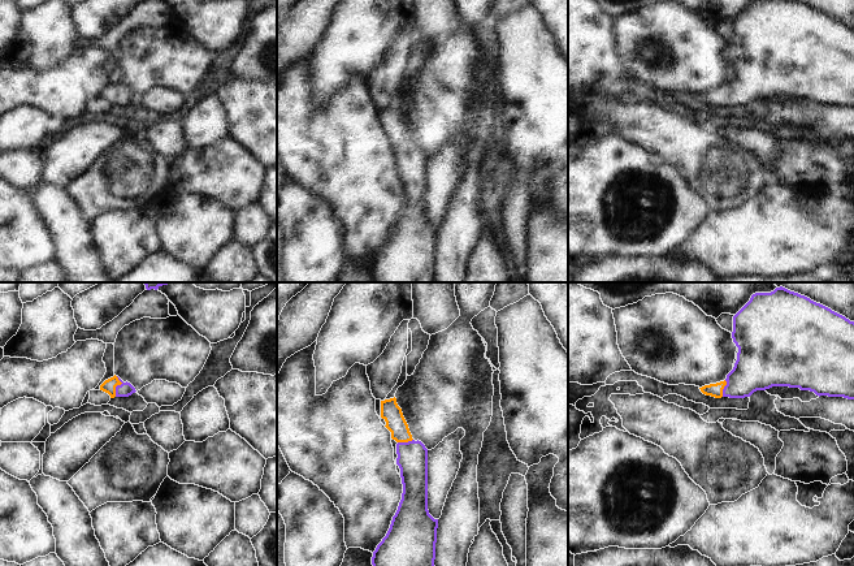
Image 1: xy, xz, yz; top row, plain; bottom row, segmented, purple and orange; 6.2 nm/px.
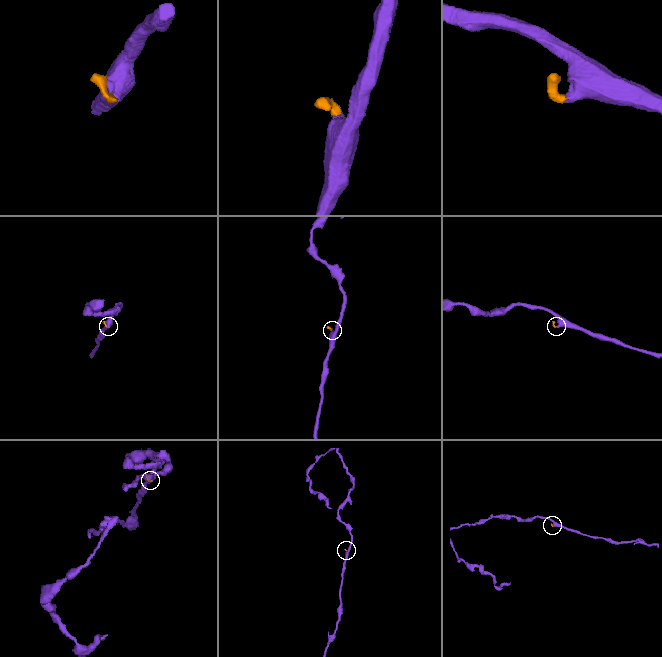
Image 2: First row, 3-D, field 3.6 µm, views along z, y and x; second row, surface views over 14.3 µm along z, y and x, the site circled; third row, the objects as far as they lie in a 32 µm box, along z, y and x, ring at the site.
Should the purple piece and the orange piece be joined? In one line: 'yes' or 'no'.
yes

